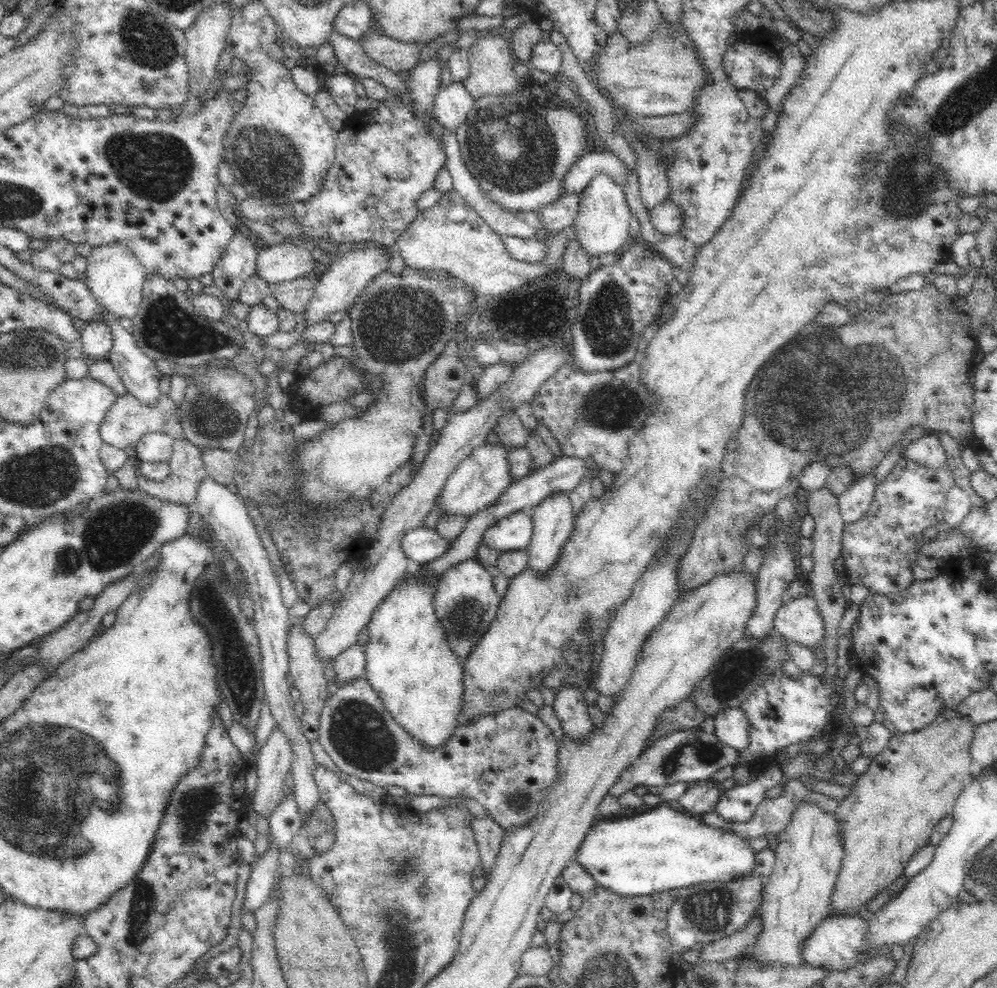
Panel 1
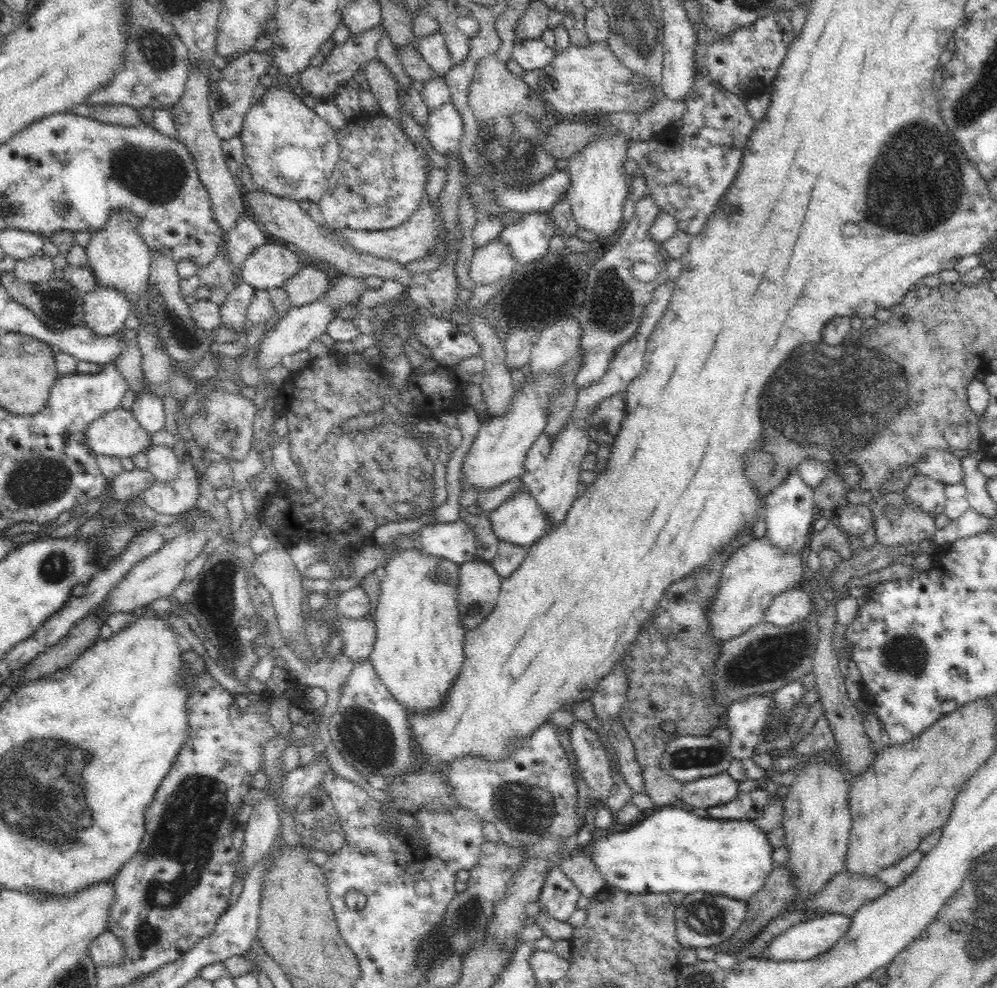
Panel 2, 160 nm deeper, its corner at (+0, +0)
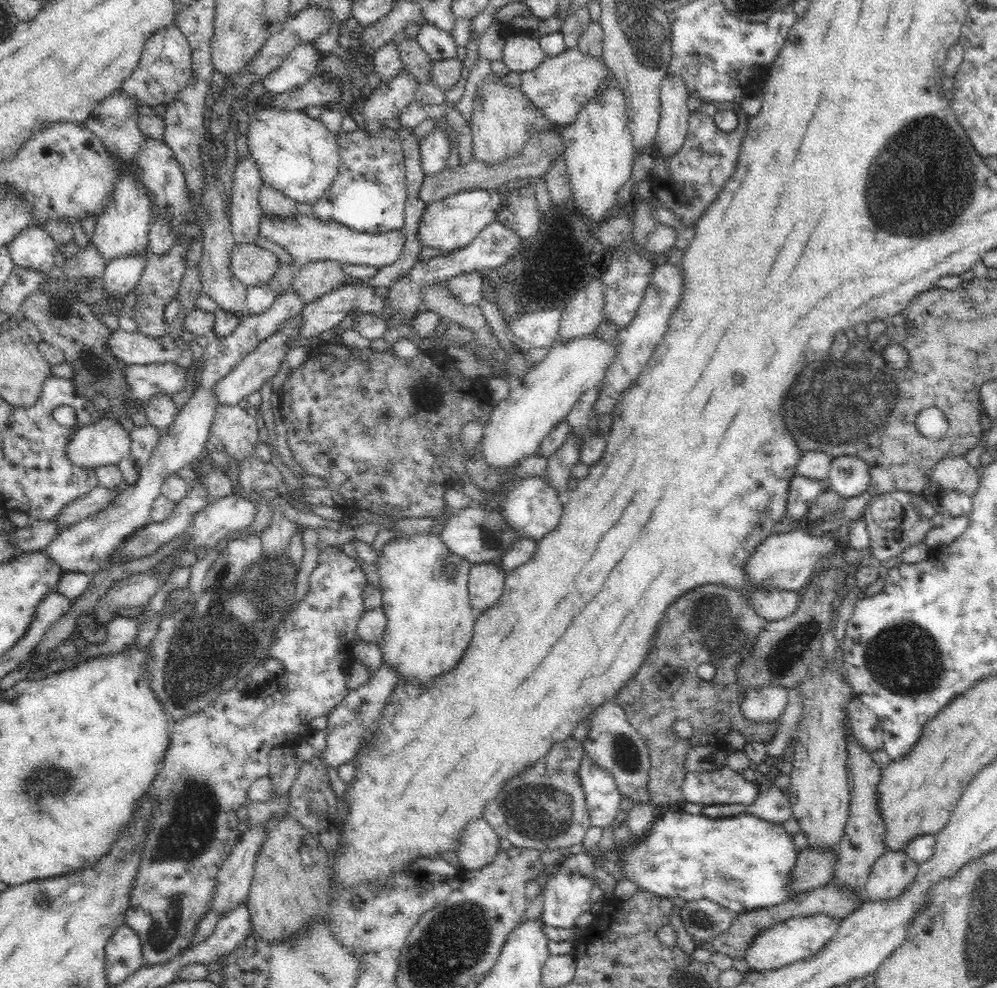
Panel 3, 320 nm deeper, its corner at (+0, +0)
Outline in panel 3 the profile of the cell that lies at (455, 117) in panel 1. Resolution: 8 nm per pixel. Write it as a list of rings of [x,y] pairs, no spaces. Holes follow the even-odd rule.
[[[435,128],[427,137],[419,142],[420,165],[424,178],[442,172],[447,166],[446,161],[450,156],[450,137],[446,131]]]

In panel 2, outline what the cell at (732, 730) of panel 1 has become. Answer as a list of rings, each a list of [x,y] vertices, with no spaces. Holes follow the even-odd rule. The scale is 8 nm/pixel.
[[[771,693],[746,696],[728,707],[728,720],[724,724],[730,730],[731,742],[727,746],[732,760],[753,757],[754,746],[762,741],[762,732],[772,716]]]

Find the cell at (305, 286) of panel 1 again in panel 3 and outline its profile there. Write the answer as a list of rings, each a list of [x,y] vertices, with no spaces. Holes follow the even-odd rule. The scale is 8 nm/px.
[[[318,260],[296,269],[292,286],[300,295],[303,304],[320,298],[347,283],[350,275],[343,269],[344,263],[333,260]]]

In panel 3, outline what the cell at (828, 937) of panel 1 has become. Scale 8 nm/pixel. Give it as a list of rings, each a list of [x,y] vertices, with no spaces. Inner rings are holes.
[[[813,914],[812,916],[788,918],[788,920],[776,922],[768,928],[762,928],[754,936],[752,944],[748,946],[744,954],[744,959],[750,970],[754,969],[755,971],[769,971],[785,967],[820,951],[834,936],[838,927],[837,918],[828,914]]]

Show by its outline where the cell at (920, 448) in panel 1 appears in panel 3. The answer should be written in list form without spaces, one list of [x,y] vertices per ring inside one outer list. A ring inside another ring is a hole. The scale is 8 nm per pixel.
[[[964,456],[946,457],[933,466],[932,478],[947,490],[972,496],[979,487],[979,471]]]

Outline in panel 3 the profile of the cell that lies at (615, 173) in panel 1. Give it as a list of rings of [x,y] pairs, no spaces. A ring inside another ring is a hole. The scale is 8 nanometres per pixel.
[[[496,189],[462,190],[426,205],[415,234],[420,248],[450,252],[466,246],[472,238],[476,238],[476,234],[482,228],[492,222],[494,214],[500,210],[500,200],[502,200],[502,194]]]

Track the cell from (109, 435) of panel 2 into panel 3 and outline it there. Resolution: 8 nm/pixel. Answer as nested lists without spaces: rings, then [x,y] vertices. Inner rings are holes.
[[[100,419],[95,423],[79,428],[68,440],[64,455],[72,465],[95,469],[102,465],[117,465],[130,452],[130,435],[116,419]]]

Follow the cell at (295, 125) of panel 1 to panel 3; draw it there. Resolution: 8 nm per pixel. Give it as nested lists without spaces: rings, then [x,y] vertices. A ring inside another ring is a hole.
[[[249,110],[250,128],[245,134],[248,141],[249,153],[258,165],[264,185],[282,192],[286,197],[296,202],[309,205],[314,204],[334,182],[340,164],[340,147],[337,143],[337,135],[326,129],[319,121],[310,118],[302,112],[283,112],[283,110]]]

